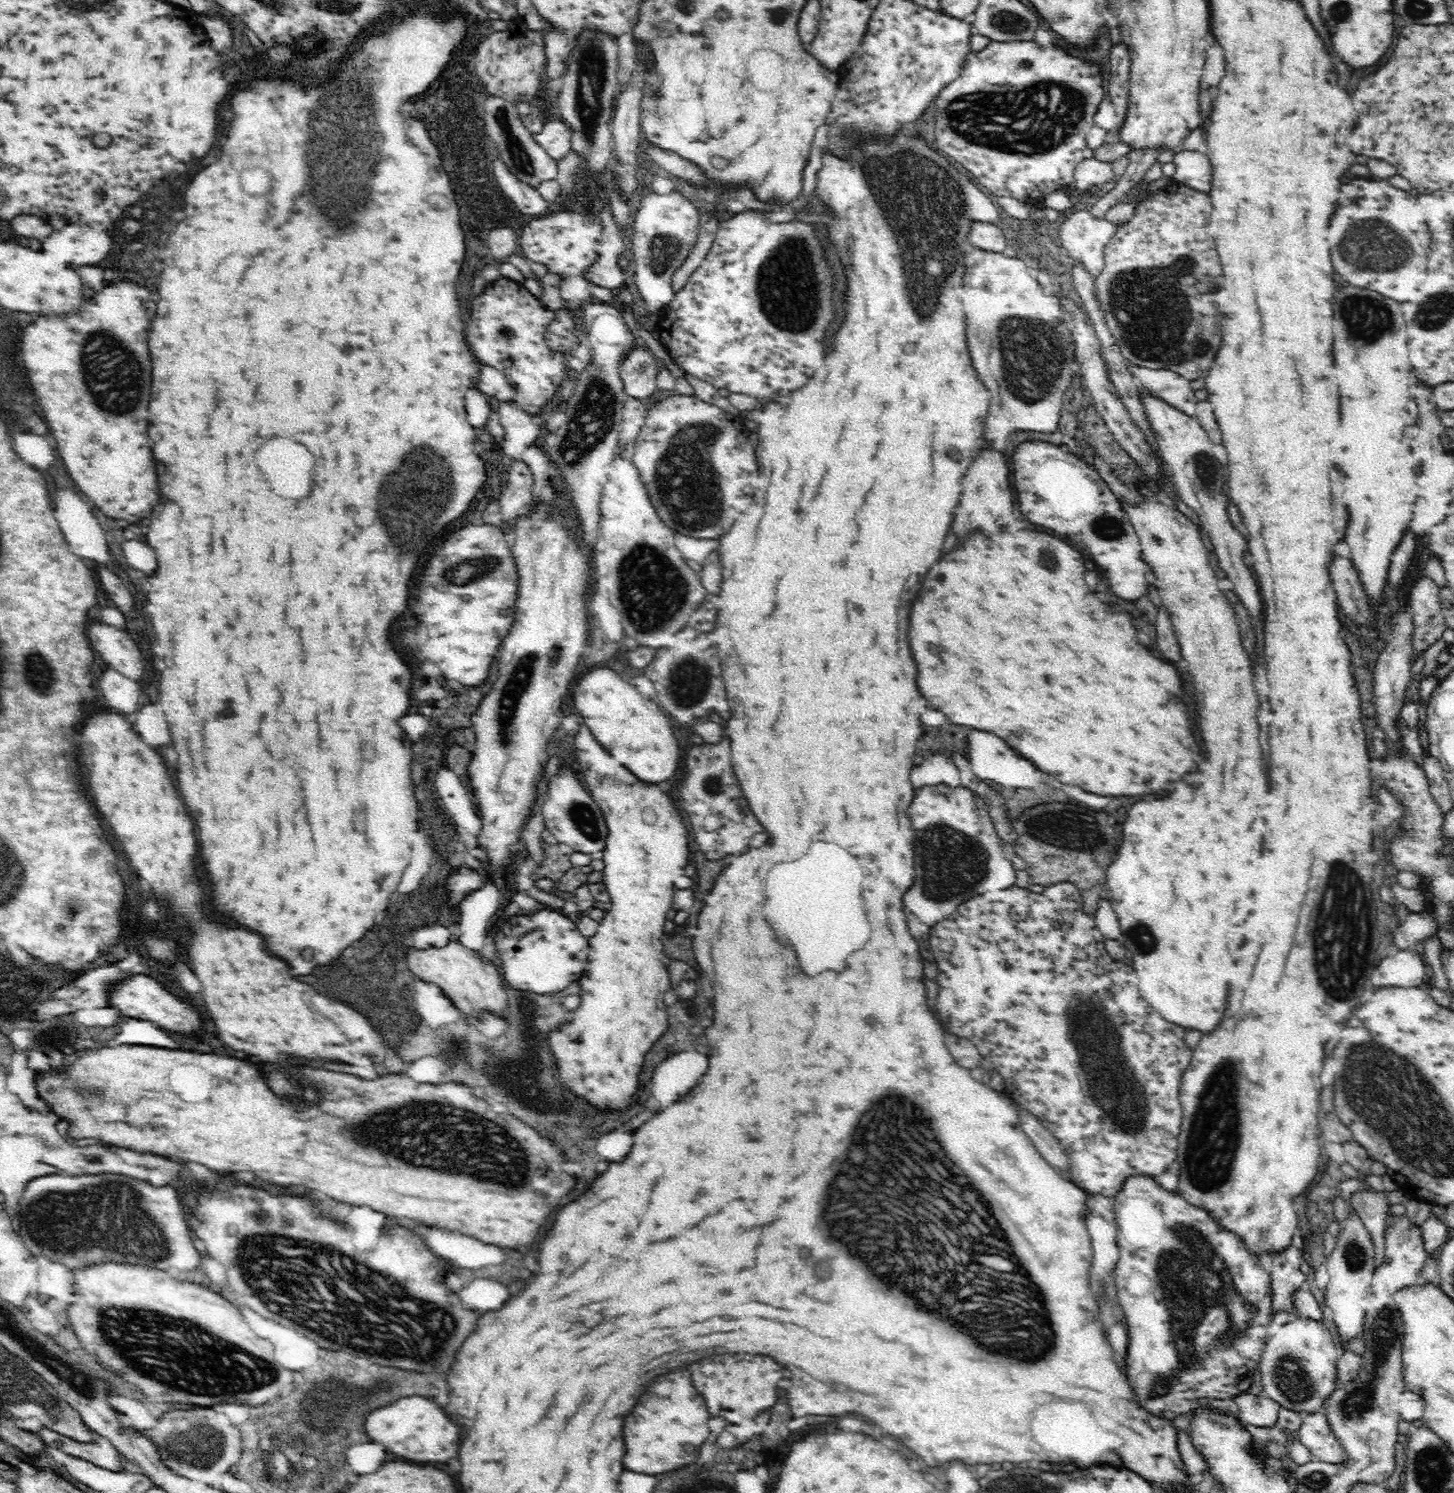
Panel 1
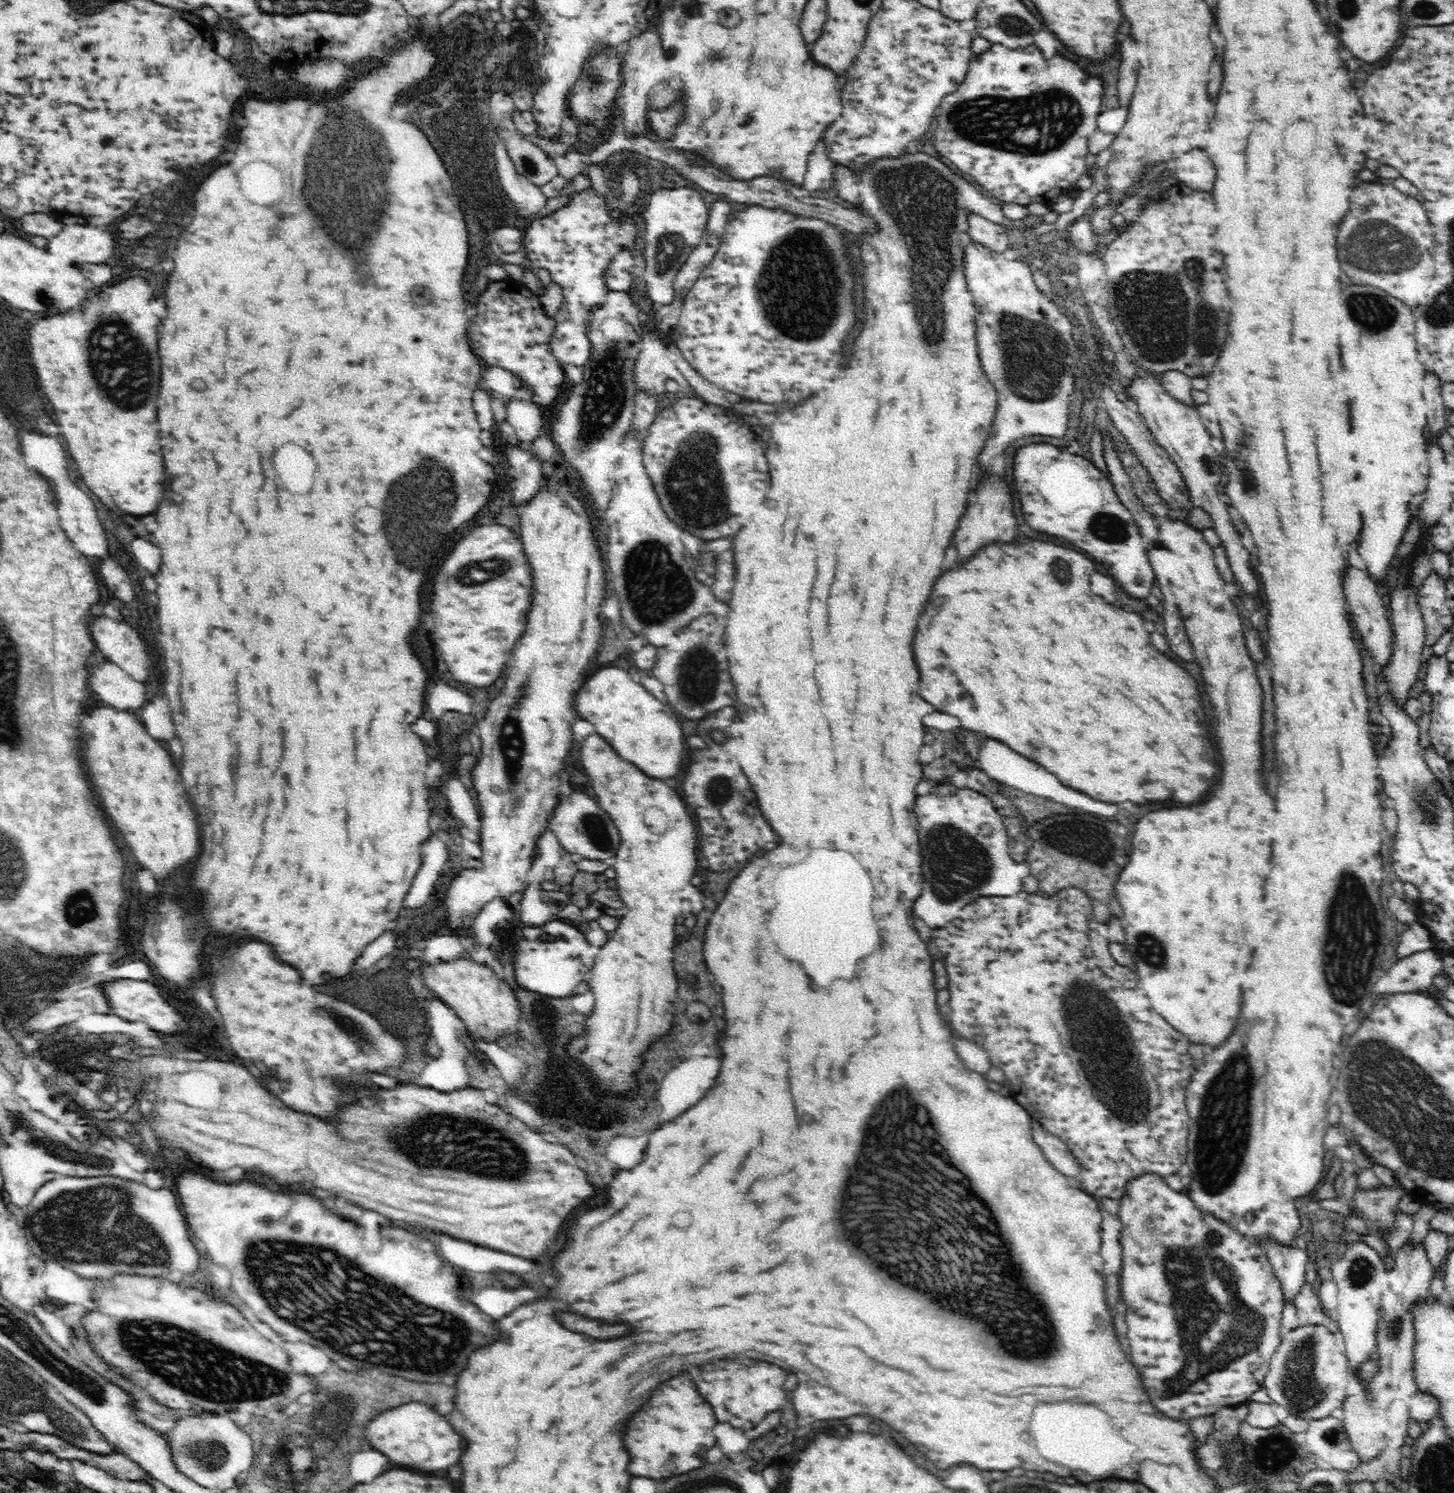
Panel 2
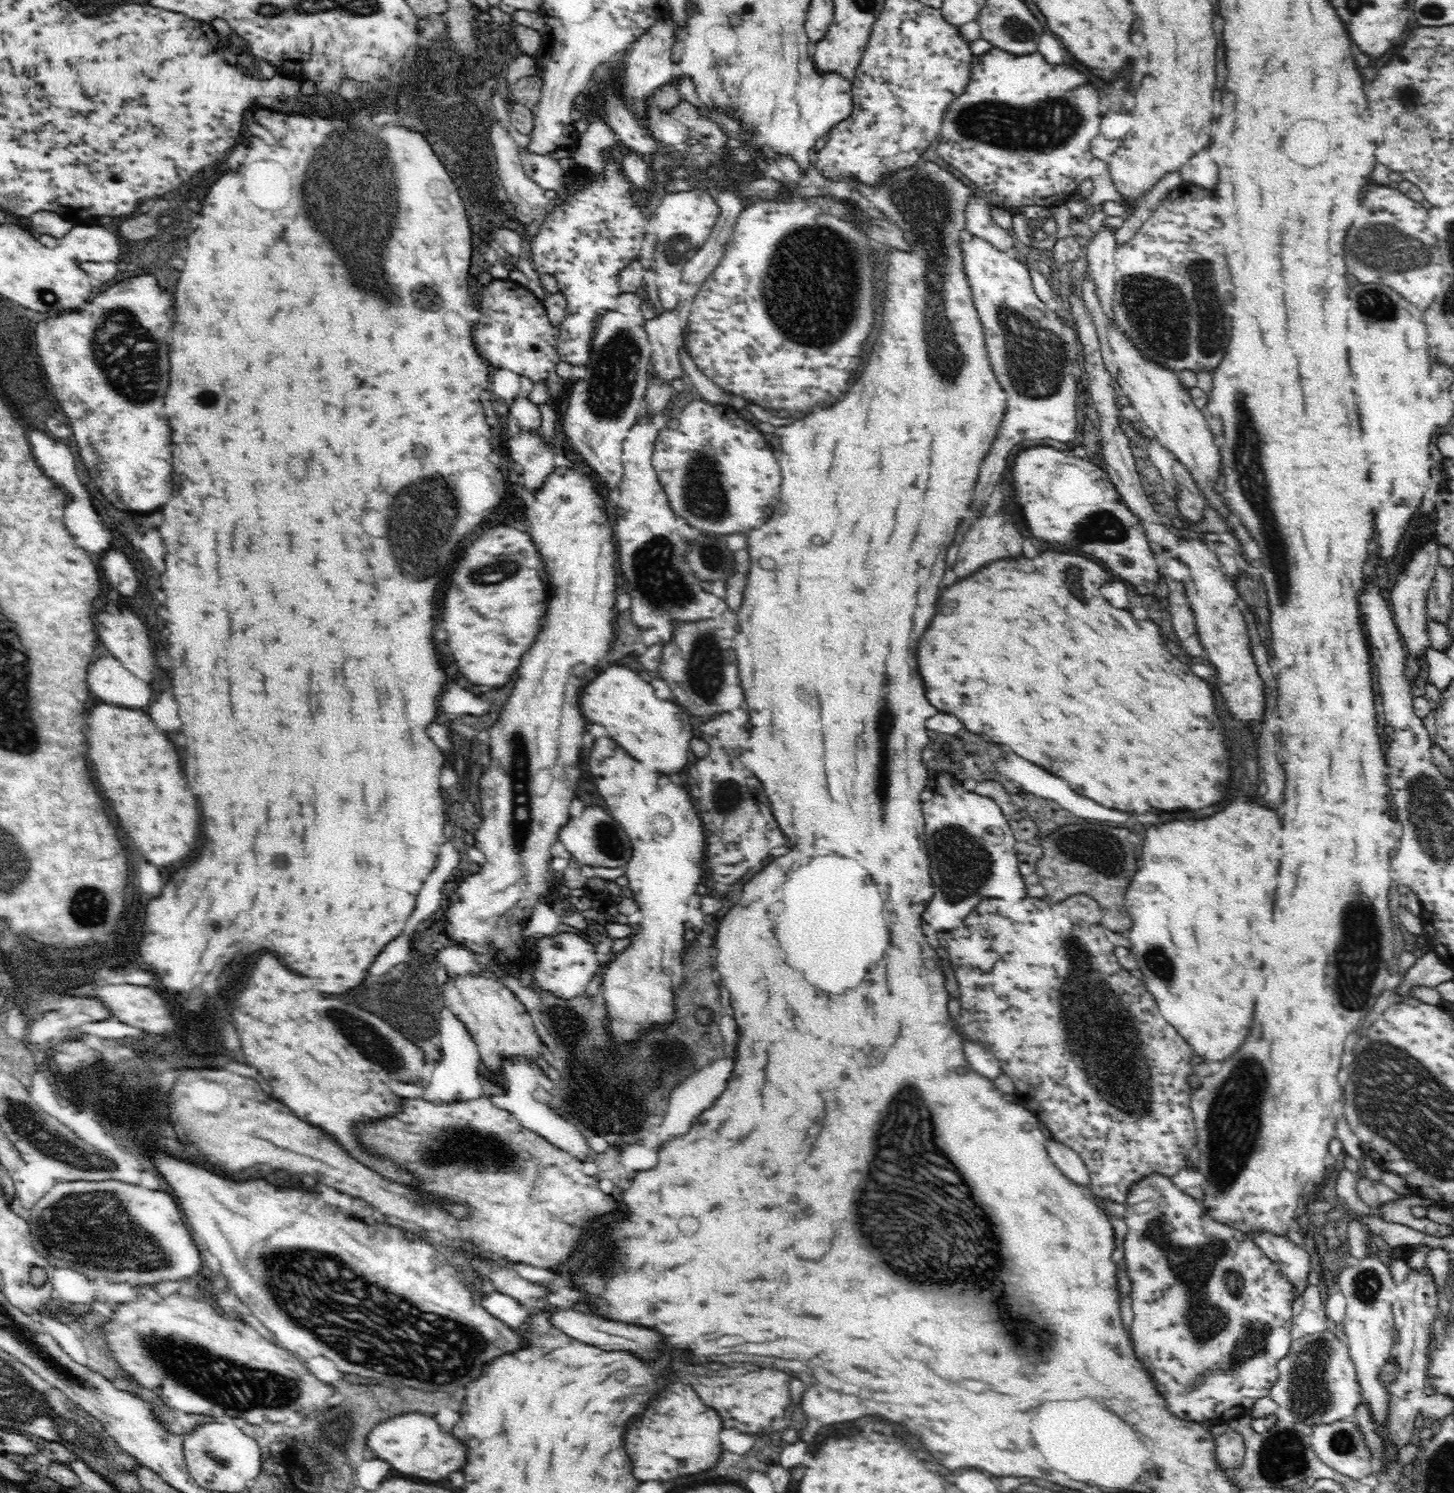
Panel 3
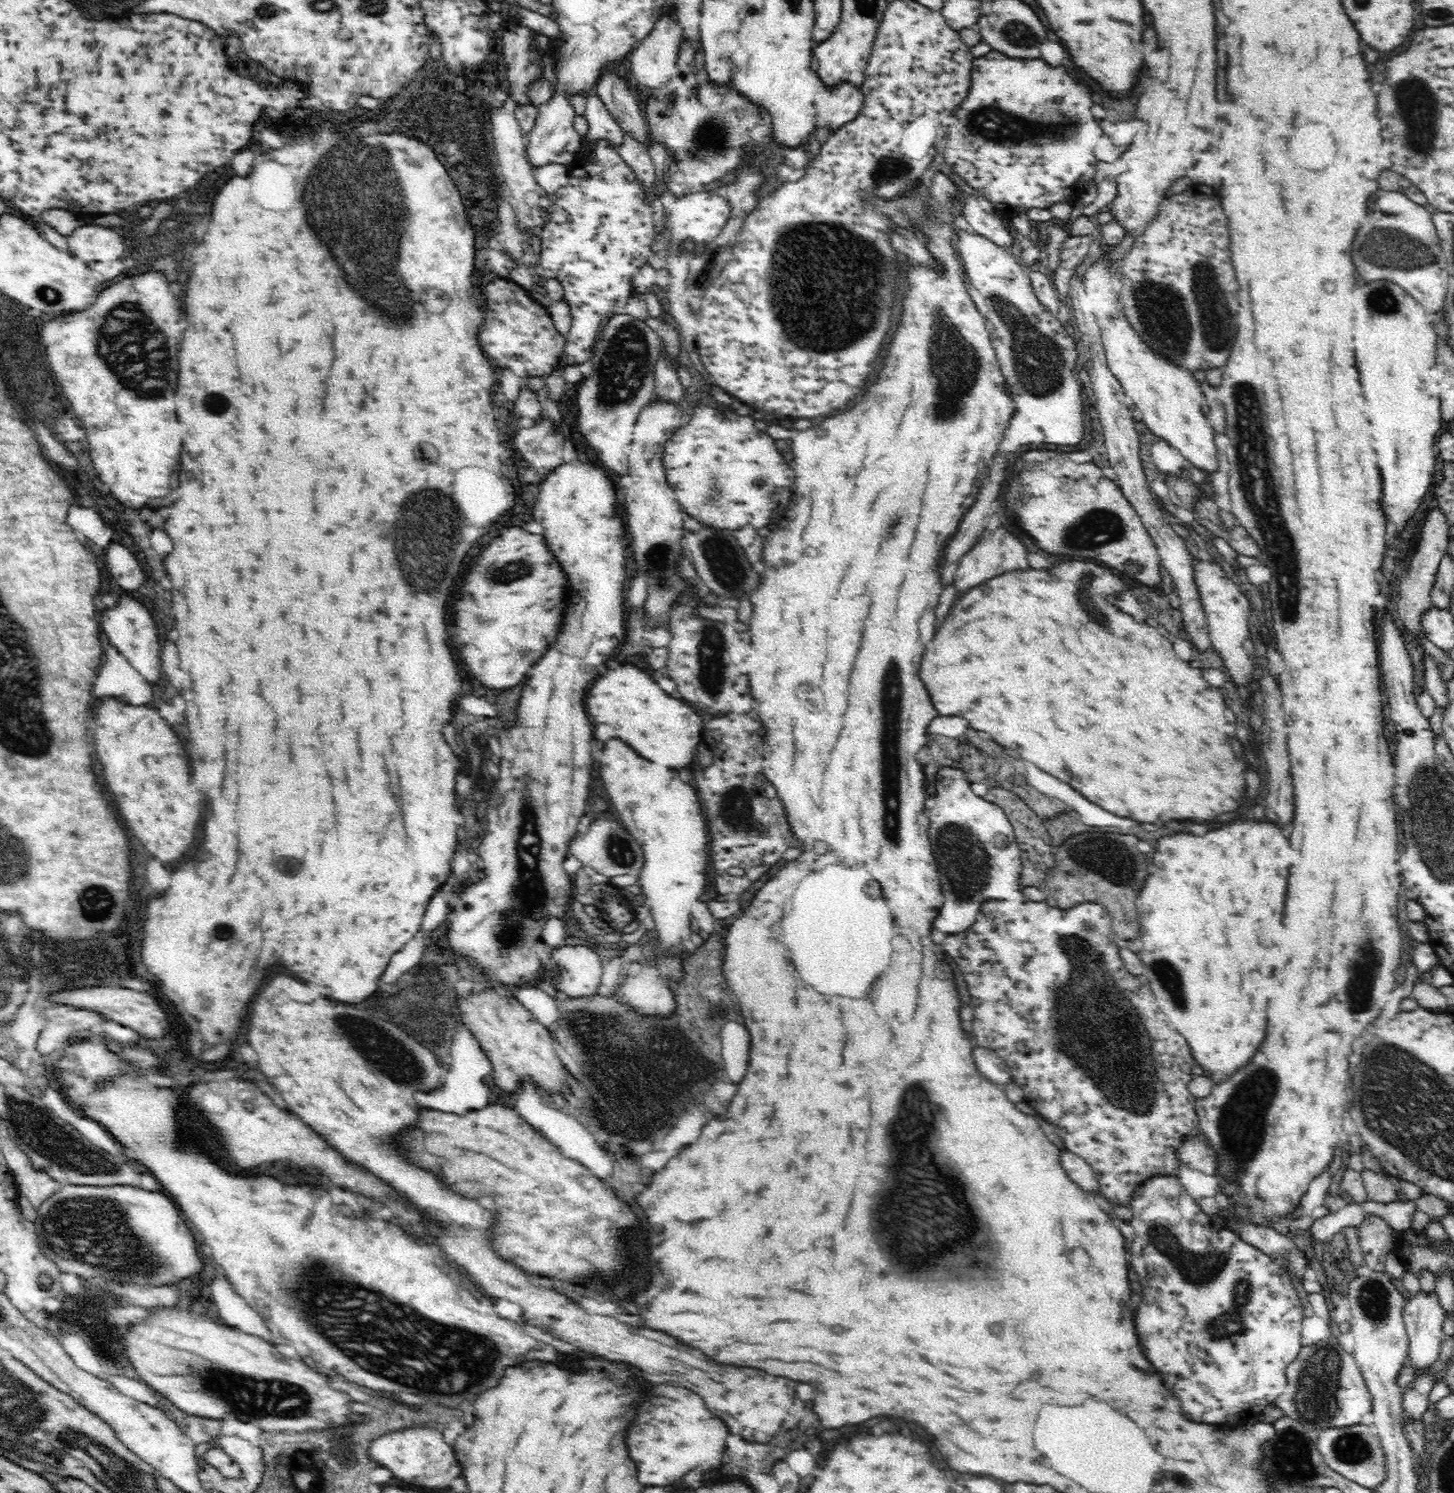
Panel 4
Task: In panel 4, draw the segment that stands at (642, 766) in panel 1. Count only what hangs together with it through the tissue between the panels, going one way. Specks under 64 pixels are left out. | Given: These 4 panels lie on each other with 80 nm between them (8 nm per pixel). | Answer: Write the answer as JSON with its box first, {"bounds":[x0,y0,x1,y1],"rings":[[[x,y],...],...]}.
{"bounds":[585,666,704,769],"rings":[[[620,666],[606,672],[604,678],[592,684],[585,700],[592,720],[610,724],[620,740],[652,764],[658,762],[659,766],[672,769],[686,767],[702,743],[704,723],[699,711],[684,700],[668,696],[650,674],[636,666]]]}

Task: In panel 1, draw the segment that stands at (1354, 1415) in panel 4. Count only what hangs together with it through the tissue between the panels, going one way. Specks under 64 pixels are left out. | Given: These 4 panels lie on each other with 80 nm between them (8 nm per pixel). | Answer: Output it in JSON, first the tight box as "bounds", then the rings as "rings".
{"bounds":[1259,1319,1343,1416],"rings":[[[1295,1319],[1283,1327],[1275,1326],[1270,1334],[1268,1348],[1259,1364],[1262,1394],[1294,1410],[1301,1416],[1323,1412],[1326,1400],[1334,1392],[1337,1362],[1343,1356],[1342,1348],[1334,1343],[1336,1337],[1316,1319]]]}

